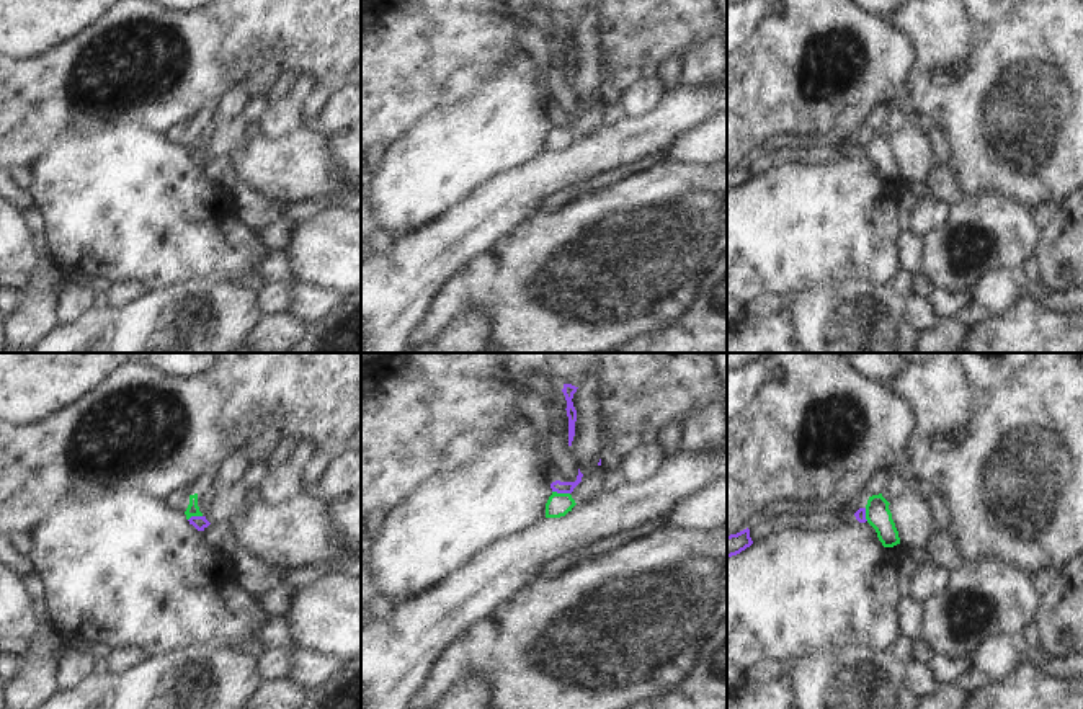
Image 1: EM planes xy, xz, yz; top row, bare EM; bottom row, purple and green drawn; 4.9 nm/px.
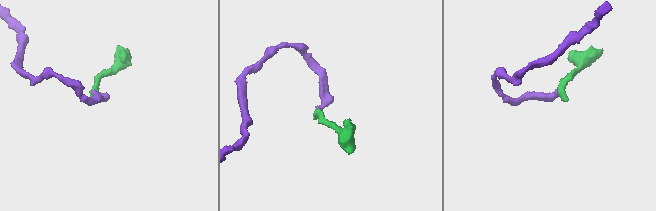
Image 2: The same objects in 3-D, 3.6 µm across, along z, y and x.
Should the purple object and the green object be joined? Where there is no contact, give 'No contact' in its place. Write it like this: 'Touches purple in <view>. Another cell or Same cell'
Touches purple in xz. Another cell.

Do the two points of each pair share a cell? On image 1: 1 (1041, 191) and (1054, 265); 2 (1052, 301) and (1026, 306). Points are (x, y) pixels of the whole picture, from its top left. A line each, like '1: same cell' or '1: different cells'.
1: different cells
2: different cells

